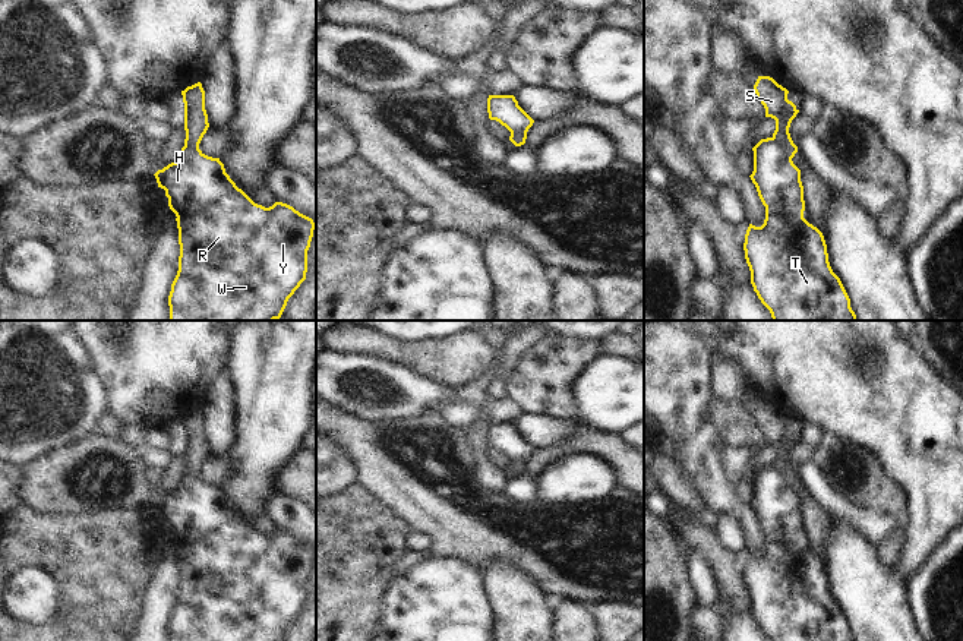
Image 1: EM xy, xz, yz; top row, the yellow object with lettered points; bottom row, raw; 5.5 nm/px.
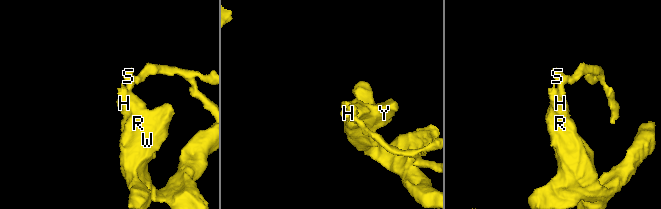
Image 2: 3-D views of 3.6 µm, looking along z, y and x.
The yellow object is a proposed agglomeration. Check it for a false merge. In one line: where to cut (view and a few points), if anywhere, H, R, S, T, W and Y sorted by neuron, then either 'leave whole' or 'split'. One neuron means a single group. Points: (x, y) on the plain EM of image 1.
yz (772, 466), (791, 488) | H R T W Y / S | split

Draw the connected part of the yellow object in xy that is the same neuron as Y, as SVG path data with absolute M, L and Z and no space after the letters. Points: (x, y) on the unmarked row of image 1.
M183 474L179 487L168 492L162 498L158 498L154 503L157 506L158 515L165 518L165 524L168 525L168 534L177 544L176 549L179 556L179 599L171 612L171 619L168 623L170 641L282 641L288 626L306 607L307 578L310 575L313 558L316 556L313 547L282 530L275 530L269 536L255 531L230 506L220 486L208 484L201 477L187 477L186 474Z

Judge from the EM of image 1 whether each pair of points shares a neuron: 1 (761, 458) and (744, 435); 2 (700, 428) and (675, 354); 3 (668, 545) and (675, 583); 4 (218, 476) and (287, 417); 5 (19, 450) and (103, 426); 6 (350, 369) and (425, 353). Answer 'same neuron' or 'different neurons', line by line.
1: different neurons
2: same neuron
3: same neuron
4: different neurons
5: different neurons
6: different neurons

